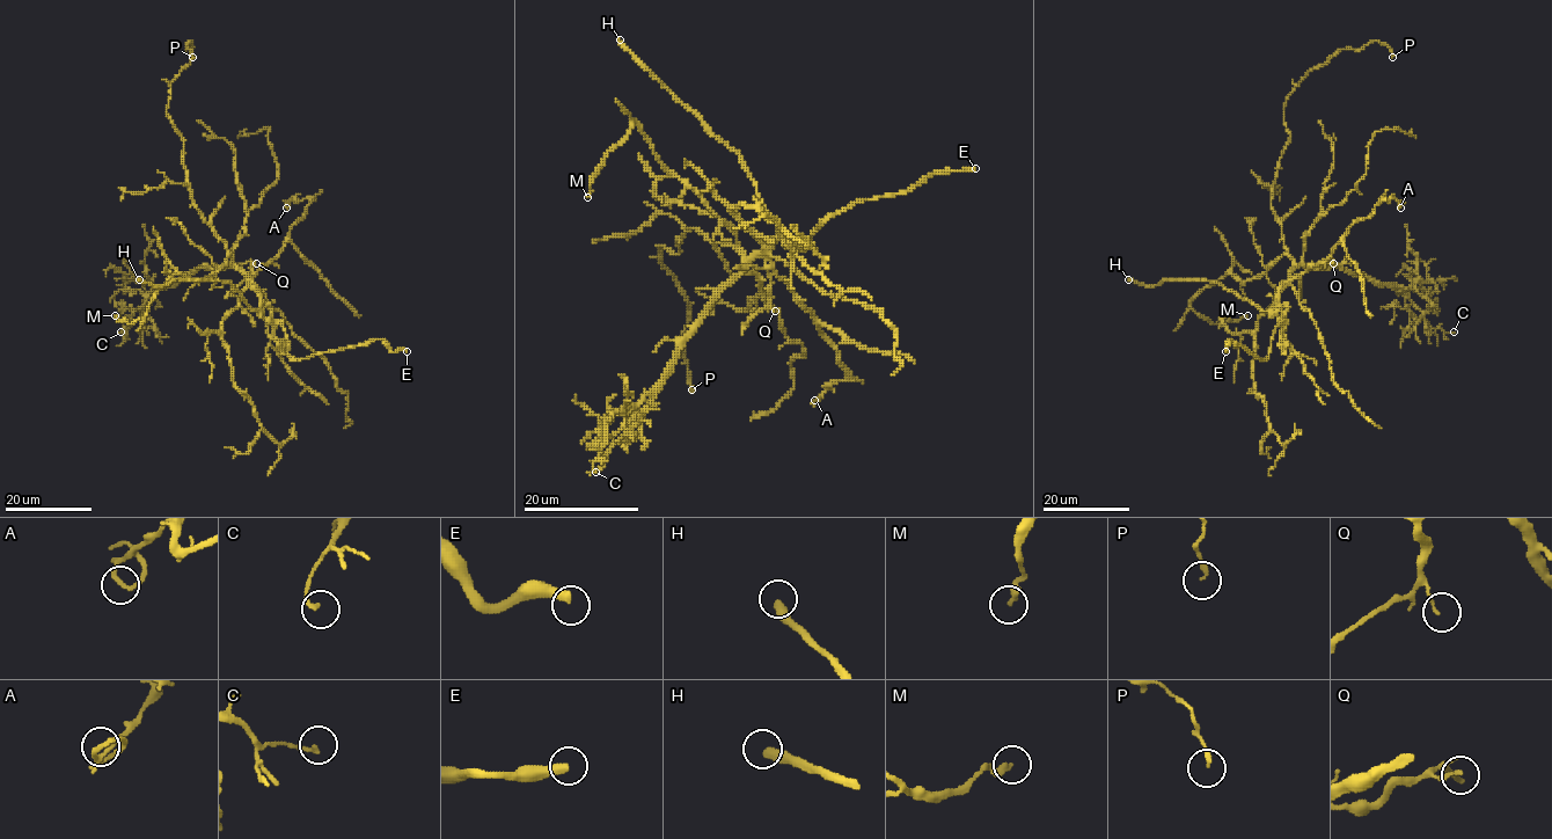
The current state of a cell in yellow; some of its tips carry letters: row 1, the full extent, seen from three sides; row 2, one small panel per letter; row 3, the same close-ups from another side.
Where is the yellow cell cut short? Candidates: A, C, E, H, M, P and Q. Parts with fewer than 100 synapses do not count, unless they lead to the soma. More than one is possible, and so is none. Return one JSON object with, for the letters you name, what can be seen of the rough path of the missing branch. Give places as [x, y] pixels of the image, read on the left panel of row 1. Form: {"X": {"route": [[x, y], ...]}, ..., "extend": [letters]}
{"extend": ["H"]}

